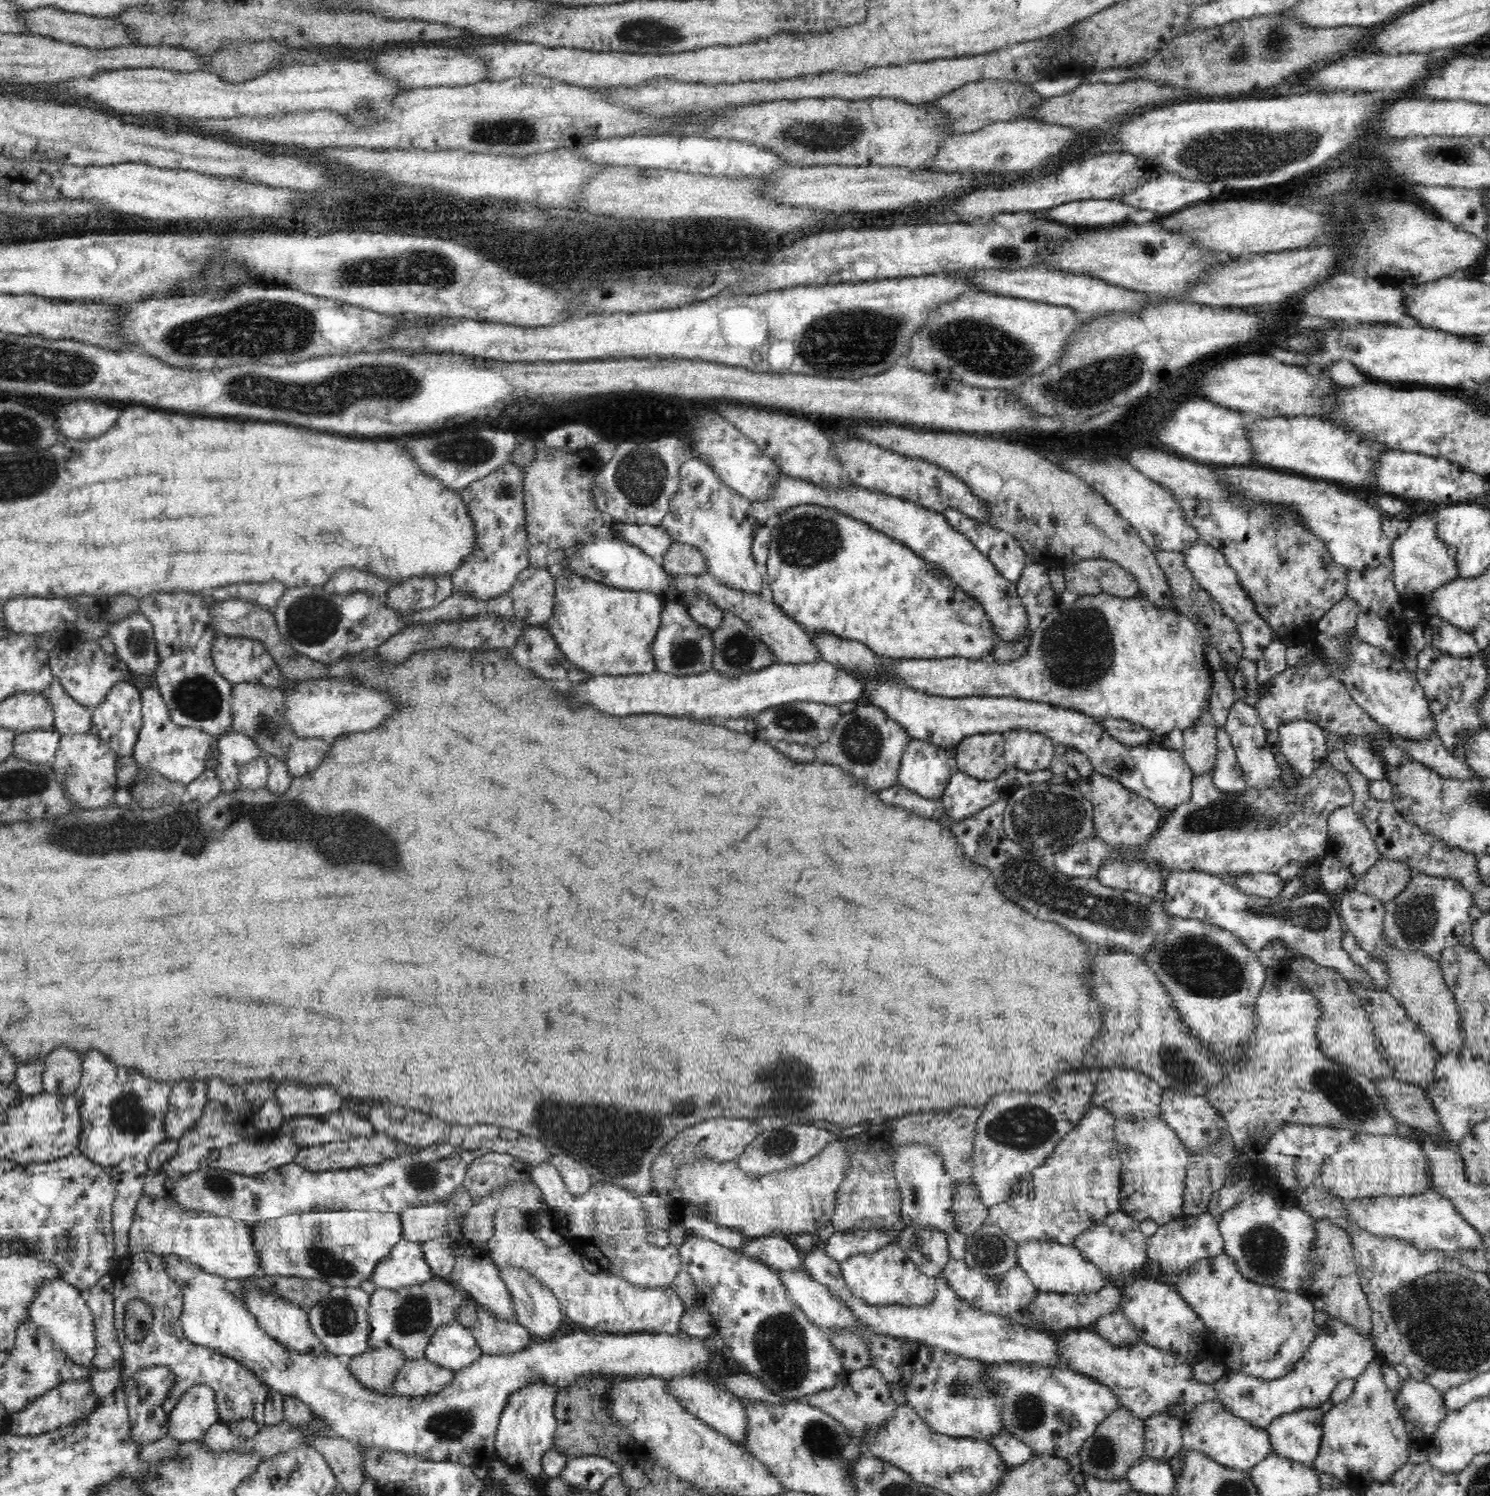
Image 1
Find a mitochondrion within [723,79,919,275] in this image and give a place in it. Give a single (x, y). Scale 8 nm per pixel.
(819, 138)

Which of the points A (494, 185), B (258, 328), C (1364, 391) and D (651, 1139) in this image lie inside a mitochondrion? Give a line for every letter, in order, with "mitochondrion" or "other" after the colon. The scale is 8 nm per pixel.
A: other
B: mitochondrion
C: other
D: mitochondrion

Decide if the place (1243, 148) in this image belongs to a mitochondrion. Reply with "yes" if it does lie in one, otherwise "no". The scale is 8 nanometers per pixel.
yes

